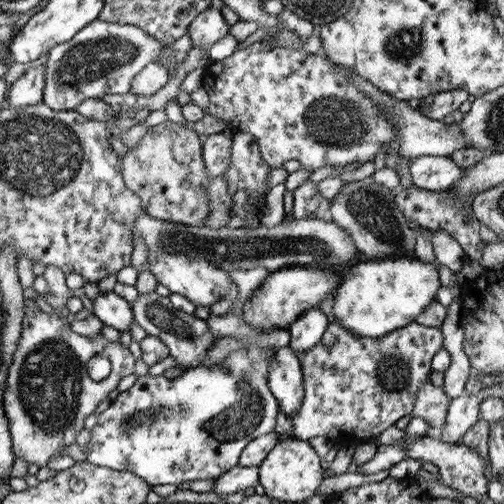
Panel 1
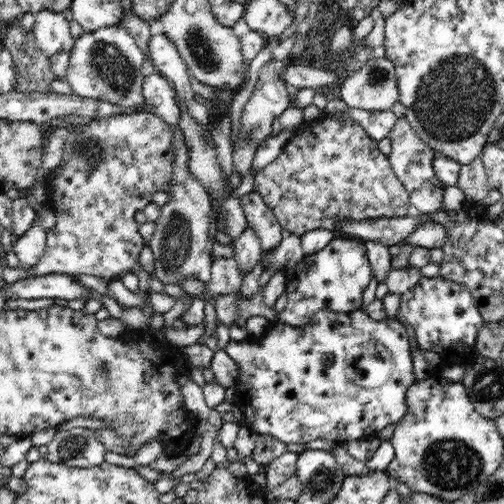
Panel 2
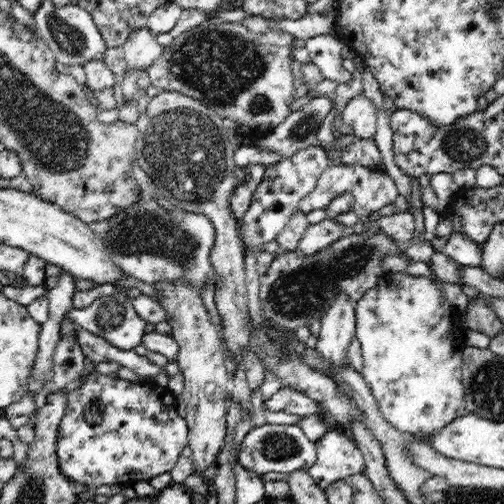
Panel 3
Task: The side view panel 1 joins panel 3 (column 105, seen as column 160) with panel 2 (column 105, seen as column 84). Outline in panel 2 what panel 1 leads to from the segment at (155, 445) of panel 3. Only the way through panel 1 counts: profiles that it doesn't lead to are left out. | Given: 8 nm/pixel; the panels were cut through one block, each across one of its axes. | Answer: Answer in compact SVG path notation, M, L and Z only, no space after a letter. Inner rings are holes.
M70 428L60 430L54 440L48 444L48 462L60 462L72 468L94 468L104 464L106 448L96 436L94 430L88 428Z

